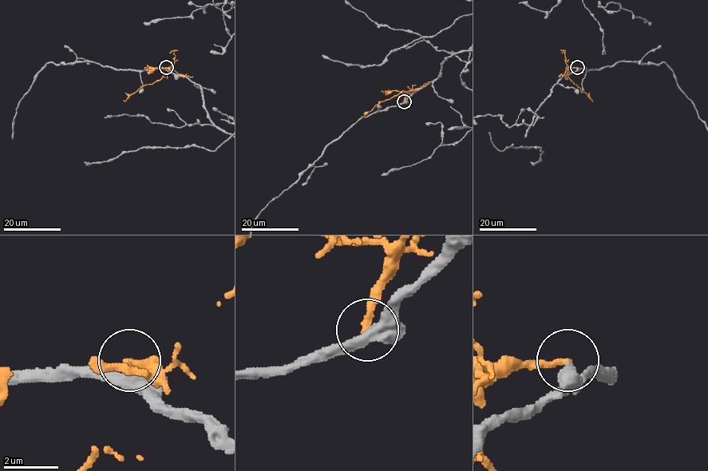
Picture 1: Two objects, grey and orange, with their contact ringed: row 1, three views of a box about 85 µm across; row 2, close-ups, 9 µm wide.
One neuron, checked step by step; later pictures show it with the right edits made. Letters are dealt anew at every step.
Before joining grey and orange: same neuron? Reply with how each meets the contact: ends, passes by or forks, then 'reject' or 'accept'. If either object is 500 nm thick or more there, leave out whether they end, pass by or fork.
grey forks there; orange ends there; reject

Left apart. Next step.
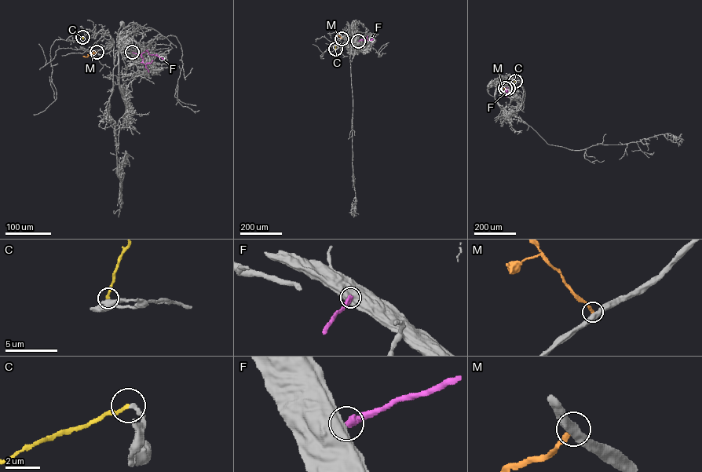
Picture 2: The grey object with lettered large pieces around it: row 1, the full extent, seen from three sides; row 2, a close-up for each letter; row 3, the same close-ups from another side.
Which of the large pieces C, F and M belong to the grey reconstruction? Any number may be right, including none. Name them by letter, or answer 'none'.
C

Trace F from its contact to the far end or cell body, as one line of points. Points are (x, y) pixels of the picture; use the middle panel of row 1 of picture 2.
F: (358, 41), (374, 39)

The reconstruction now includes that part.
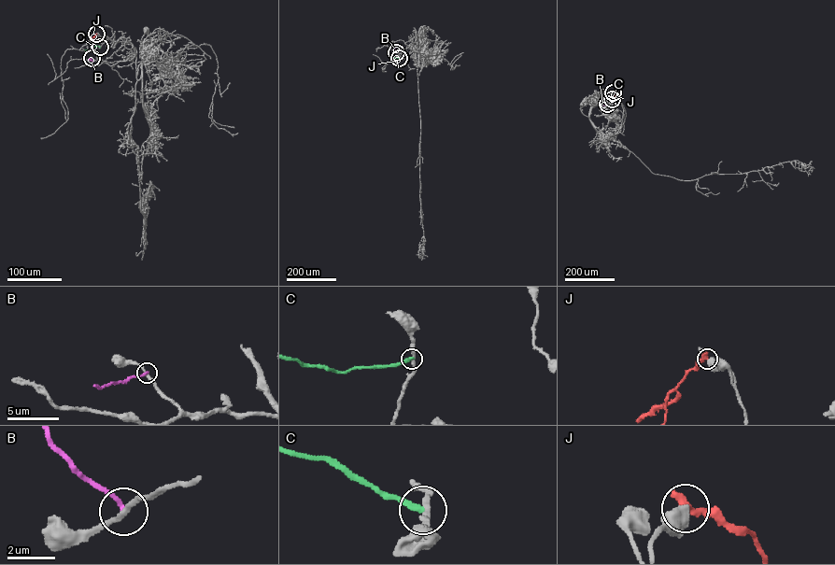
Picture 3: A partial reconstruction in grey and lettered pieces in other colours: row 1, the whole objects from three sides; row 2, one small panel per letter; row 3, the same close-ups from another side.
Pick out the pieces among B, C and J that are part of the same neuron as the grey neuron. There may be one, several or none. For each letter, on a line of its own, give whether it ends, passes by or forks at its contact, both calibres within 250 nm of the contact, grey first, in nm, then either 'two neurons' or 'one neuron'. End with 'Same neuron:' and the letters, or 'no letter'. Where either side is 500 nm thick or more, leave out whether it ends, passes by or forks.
B: it ends there; 200 nm thick on the grey side, 190 nm on the other; two neurons
C: it ends there; 220 nm thick on the grey side, 260 nm on the other; two neurons
J: 550 nm thick on the grey side, 440 nm on the other; two neurons
Same neuron: no letter

